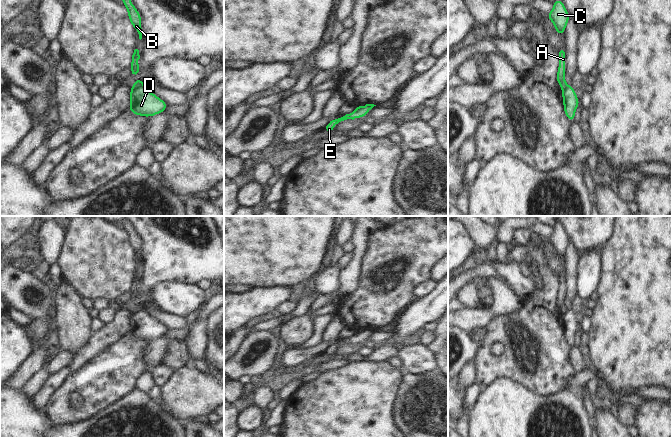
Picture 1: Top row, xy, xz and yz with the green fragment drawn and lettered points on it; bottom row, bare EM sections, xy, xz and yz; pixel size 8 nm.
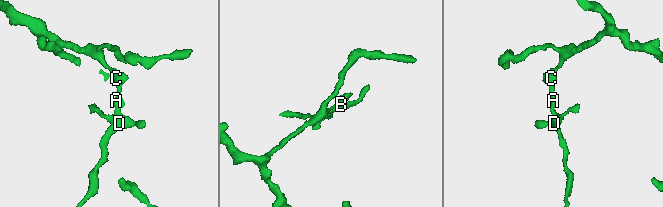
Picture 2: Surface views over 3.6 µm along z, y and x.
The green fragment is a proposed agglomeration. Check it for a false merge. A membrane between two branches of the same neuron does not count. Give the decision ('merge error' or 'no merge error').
merge error

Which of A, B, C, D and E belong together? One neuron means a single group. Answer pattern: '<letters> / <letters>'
A B C / D E

